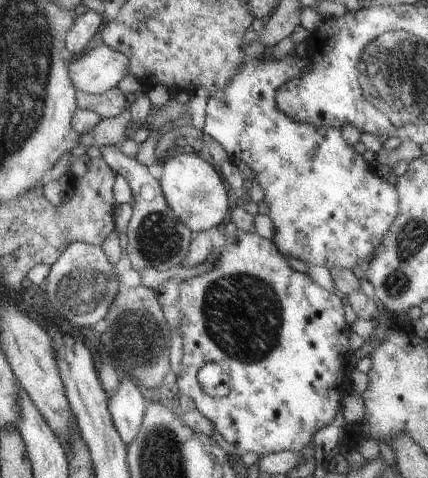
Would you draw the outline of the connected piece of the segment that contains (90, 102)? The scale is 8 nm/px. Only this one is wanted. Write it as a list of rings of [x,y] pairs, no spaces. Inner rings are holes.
[[[114,87],[101,95],[91,95],[78,90],[76,96],[78,109],[91,110],[103,119],[117,117],[130,108],[126,95],[118,87]]]

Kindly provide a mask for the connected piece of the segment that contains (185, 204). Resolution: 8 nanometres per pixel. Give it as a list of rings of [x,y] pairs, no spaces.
[[[196,153],[178,154],[164,160],[163,174],[159,180],[164,196],[176,216],[194,234],[217,227],[228,214],[228,192],[222,177],[222,174],[218,174],[211,164]]]

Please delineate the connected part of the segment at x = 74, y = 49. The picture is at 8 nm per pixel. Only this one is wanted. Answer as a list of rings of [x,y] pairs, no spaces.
[[[90,9],[79,11],[66,35],[65,47],[74,55],[82,54],[84,50],[87,50],[90,40],[101,30],[104,22],[106,22],[105,18],[99,12]]]

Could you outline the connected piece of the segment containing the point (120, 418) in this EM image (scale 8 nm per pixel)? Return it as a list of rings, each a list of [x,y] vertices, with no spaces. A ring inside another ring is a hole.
[[[134,378],[121,379],[116,390],[111,392],[108,408],[122,440],[127,444],[138,434],[147,403],[142,395],[141,385]]]

